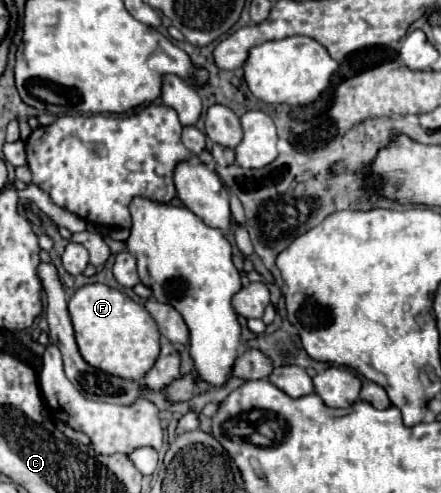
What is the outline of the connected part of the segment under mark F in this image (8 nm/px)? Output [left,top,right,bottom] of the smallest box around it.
[69,284,159,380]

